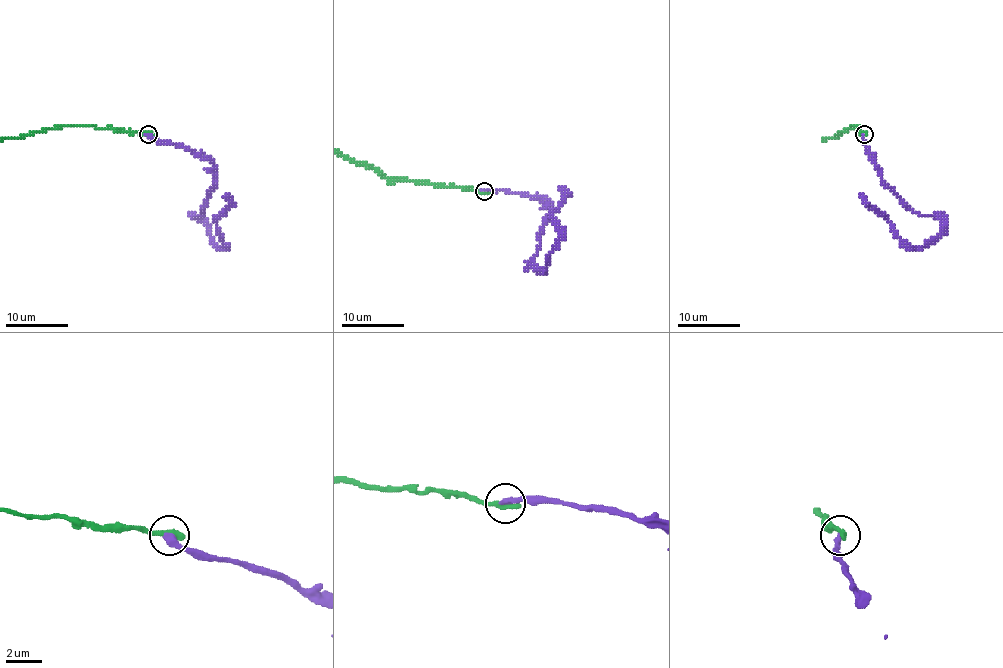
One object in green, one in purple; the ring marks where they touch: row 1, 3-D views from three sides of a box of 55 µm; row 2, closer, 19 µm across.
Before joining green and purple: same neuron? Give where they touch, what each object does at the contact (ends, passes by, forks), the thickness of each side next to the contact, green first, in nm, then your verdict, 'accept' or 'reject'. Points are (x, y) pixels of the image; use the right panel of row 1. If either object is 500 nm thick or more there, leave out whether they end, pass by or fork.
(864, 134) | green ends | purple ends | 400/360 nm | accept

